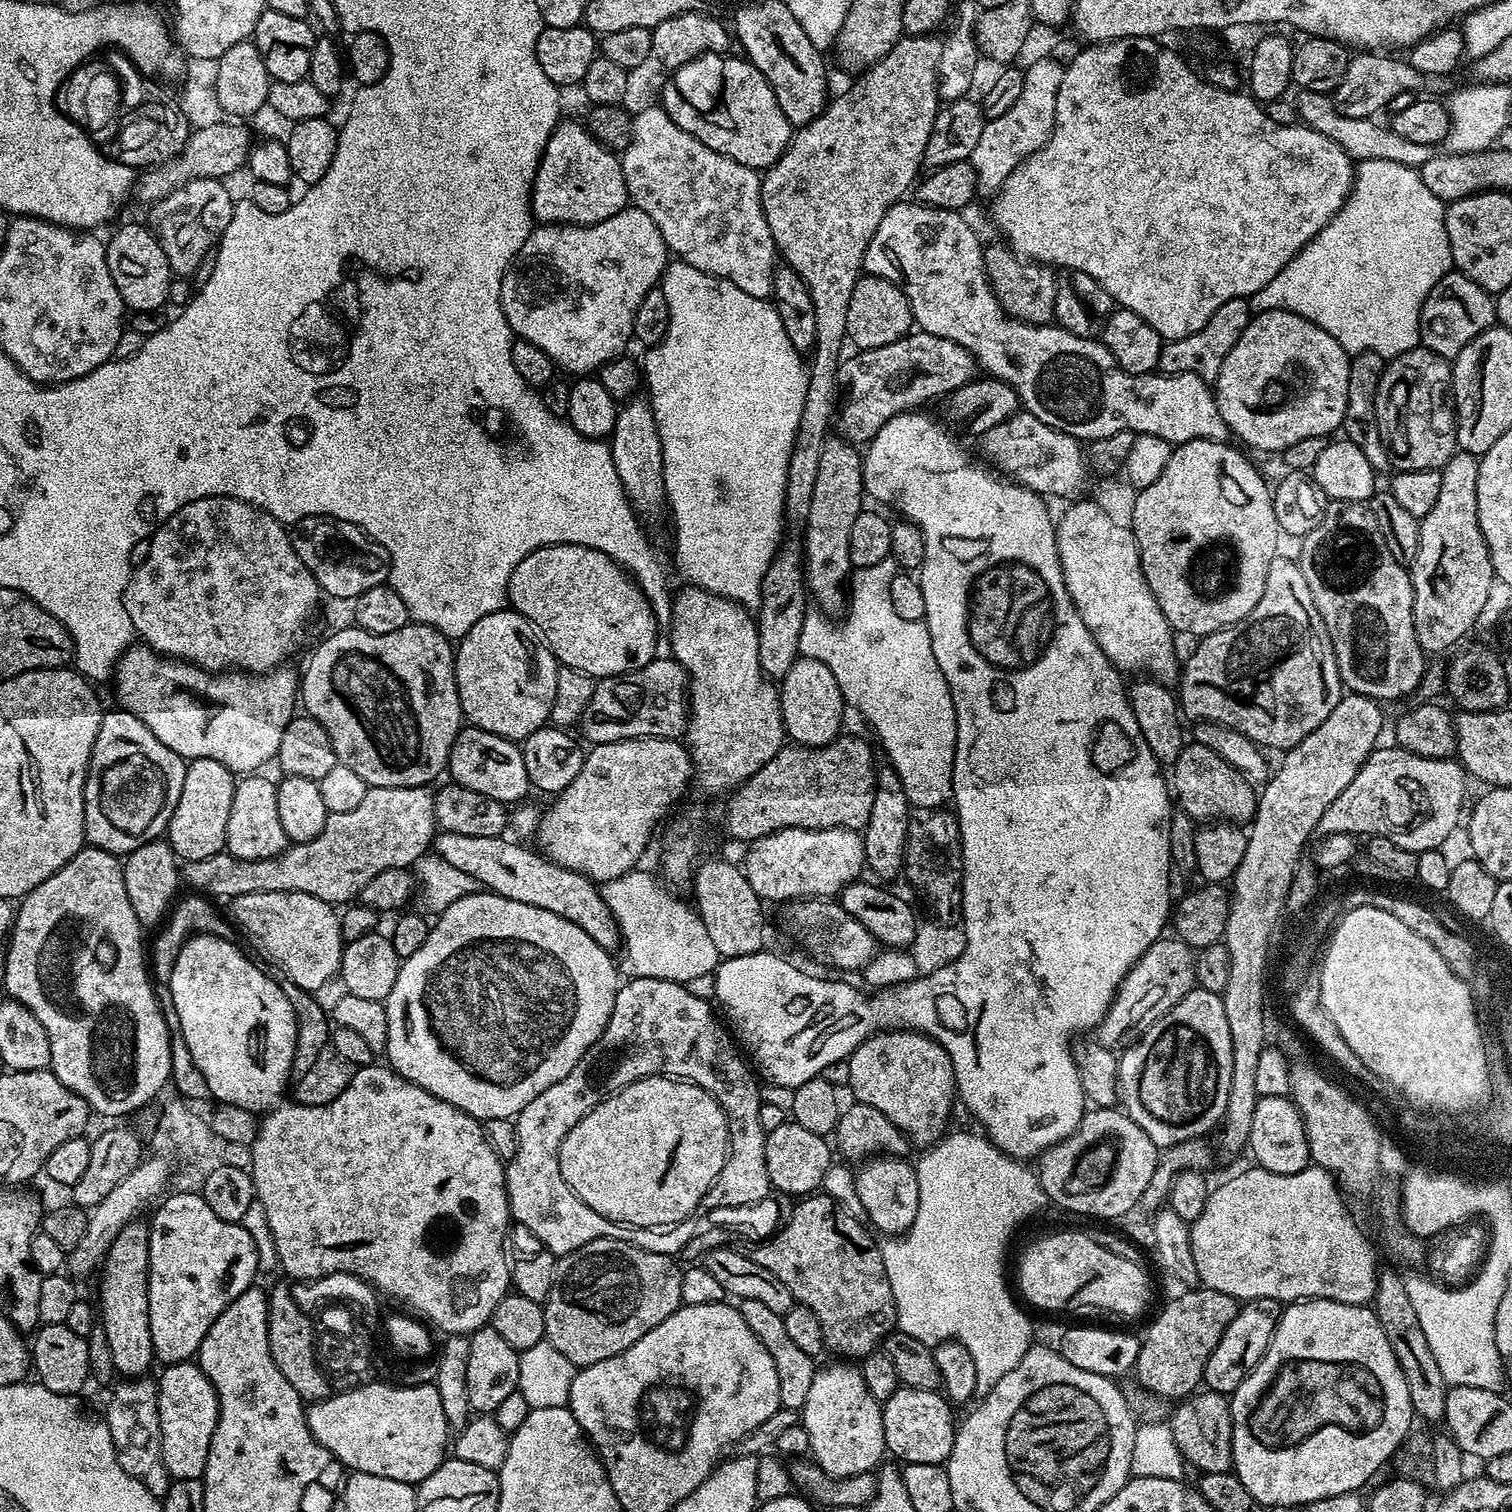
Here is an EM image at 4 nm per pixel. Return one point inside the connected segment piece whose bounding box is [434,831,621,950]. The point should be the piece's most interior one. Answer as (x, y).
(498, 864)

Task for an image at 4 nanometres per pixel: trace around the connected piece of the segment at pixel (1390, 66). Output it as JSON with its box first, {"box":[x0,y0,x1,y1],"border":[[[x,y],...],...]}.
{"box":[1334,50,1426,118],"border":[[[1364,50],[1356,55],[1349,59],[1346,75],[1342,77],[1342,82],[1338,82],[1334,93],[1336,105],[1347,116],[1352,118],[1375,117],[1380,114],[1376,112],[1383,113],[1387,109],[1390,98],[1394,98],[1394,94],[1419,93],[1420,87],[1426,83],[1423,73],[1408,63],[1407,59],[1395,60],[1392,57],[1395,55],[1381,54],[1376,50]]]}

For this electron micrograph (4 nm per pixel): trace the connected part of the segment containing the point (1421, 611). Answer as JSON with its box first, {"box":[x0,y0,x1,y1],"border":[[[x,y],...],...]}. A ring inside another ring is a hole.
{"box":[1410,451,1494,653],"border":[[[1457,451],[1451,456],[1444,467],[1439,469],[1440,477],[1442,478],[1442,487],[1438,493],[1438,499],[1434,501],[1434,507],[1430,509],[1430,514],[1426,514],[1420,520],[1420,537],[1418,538],[1418,554],[1414,554],[1410,565],[1410,575],[1412,577],[1412,594],[1414,604],[1412,606],[1412,617],[1414,618],[1414,630],[1416,637],[1420,643],[1420,647],[1425,653],[1444,652],[1447,648],[1455,649],[1460,639],[1471,630],[1472,627],[1477,627],[1478,621],[1484,615],[1484,609],[1489,607],[1490,600],[1488,595],[1492,592],[1492,584],[1494,585],[1494,573],[1492,571],[1492,563],[1490,562],[1490,554],[1488,547],[1484,541],[1482,530],[1478,526],[1478,470],[1480,469],[1480,461],[1477,457],[1472,456],[1468,452]]]}

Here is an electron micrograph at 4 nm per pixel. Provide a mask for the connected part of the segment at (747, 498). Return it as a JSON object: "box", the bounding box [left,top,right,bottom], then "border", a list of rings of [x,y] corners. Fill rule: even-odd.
{"box":[650,258,808,606],"border":[[[679,258],[673,259],[665,268],[662,287],[666,294],[666,302],[670,306],[670,326],[660,342],[651,345],[650,348],[652,352],[650,403],[652,411],[656,414],[656,425],[662,442],[666,504],[670,512],[672,508],[672,524],[676,527],[676,564],[680,567],[681,574],[688,579],[685,581],[689,585],[704,588],[716,596],[726,597],[727,600],[735,600],[737,604],[756,606],[760,602],[763,576],[785,539],[784,499],[792,447],[796,442],[798,422],[802,418],[802,406],[806,402],[808,385],[806,360],[796,351],[790,338],[787,337],[775,303],[754,298],[746,294],[746,290],[738,290],[738,286],[734,286],[729,280],[723,280],[721,276],[711,276],[710,273],[698,270]]]}

